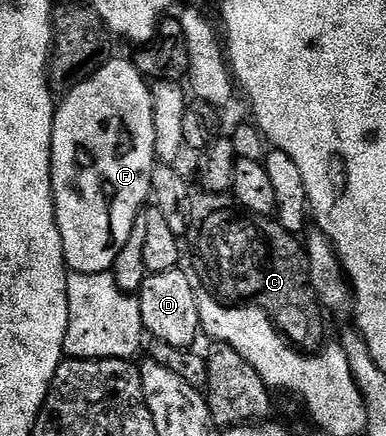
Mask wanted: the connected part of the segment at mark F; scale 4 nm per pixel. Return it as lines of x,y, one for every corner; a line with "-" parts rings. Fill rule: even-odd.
112,57
86,83
76,85
57,104
50,150
50,180
54,190
54,212
64,245
64,257
71,272
109,272
124,248
133,222
151,198
150,178
156,165
151,84
134,68
129,58

